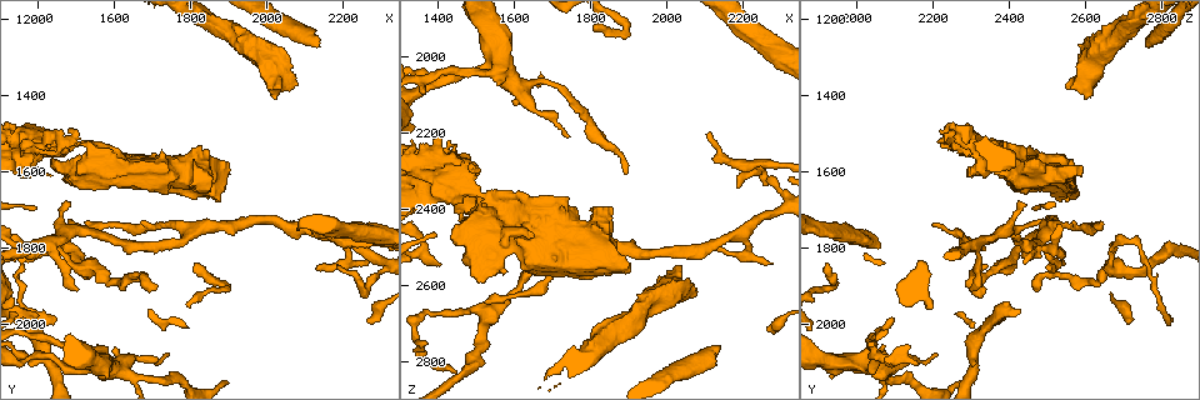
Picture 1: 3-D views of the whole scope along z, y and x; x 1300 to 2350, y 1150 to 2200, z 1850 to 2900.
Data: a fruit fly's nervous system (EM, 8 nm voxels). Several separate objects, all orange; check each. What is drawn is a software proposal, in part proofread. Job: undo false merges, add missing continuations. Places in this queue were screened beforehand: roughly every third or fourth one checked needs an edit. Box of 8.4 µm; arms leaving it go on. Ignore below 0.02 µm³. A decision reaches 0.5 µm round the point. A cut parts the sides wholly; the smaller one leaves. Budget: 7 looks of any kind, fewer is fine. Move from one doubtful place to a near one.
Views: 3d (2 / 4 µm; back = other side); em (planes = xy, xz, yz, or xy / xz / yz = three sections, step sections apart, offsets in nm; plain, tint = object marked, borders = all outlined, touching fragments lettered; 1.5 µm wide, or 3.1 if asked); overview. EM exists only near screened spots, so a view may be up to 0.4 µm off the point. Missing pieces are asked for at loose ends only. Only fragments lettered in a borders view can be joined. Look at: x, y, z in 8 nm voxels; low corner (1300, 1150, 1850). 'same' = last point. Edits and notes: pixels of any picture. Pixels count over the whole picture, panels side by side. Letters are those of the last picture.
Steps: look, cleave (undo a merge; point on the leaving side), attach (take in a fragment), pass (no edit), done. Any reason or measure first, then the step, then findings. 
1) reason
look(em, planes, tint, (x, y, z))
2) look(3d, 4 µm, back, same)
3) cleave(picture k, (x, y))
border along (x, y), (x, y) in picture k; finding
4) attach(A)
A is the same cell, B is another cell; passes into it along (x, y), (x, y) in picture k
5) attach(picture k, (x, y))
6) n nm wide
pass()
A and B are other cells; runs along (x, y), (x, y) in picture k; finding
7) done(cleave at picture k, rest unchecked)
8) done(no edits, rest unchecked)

thin end
look(3d, 4 µm, (2185, 1845, 2340))

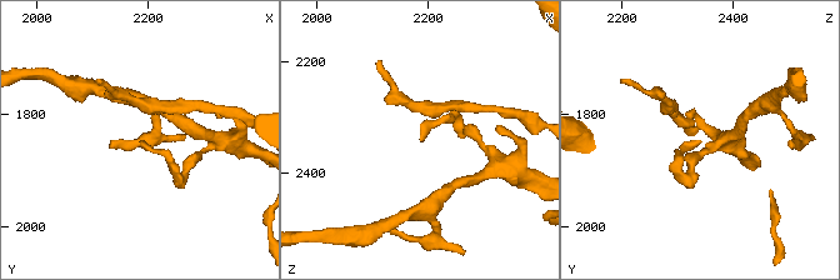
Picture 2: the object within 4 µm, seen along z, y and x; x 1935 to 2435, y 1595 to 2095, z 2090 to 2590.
shape alone is not enough
look(em, planes, borders, (2190, 1850, 2340))

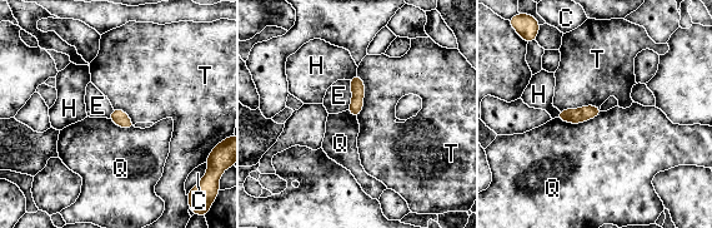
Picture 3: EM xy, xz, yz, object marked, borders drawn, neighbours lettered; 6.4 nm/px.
pass()
C, E, H, Q and T are other cells; border along (357, 73), (365, 88), (357, 118) in picture 3; none of them fits

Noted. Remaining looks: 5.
thin end
look(3d, 2 µm, (1705, 1905, 2470))

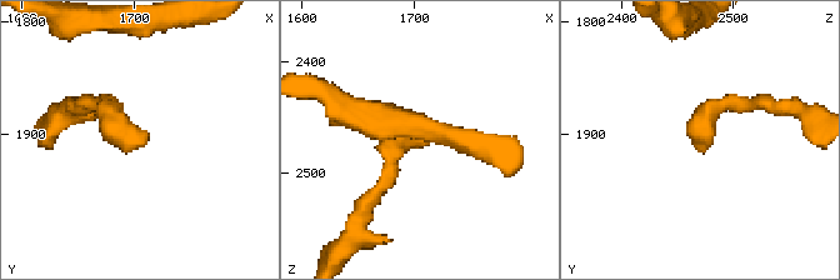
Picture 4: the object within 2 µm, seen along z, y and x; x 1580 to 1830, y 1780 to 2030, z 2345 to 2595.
now the EM
look(em, planes, tint, (1708, 1904, 2464))

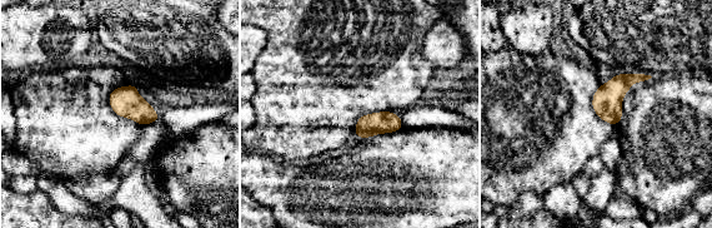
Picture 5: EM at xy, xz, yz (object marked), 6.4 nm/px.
look(em, planes, borders, same)

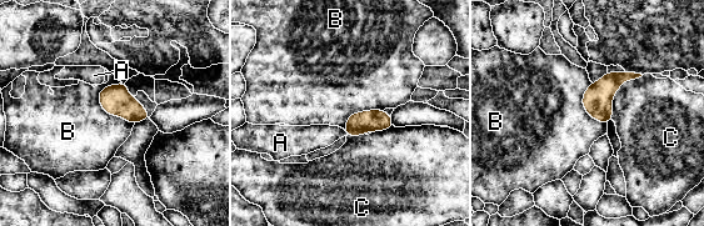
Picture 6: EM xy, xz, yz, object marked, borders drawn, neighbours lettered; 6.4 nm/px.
pass()
A, B and C are other cells; border along (105, 85), (100, 106), (134, 124) in picture 6; no lettered fragment goes on from it

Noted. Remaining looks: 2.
free end
look(3d, 4 µm, (1435, 1620, 2290))

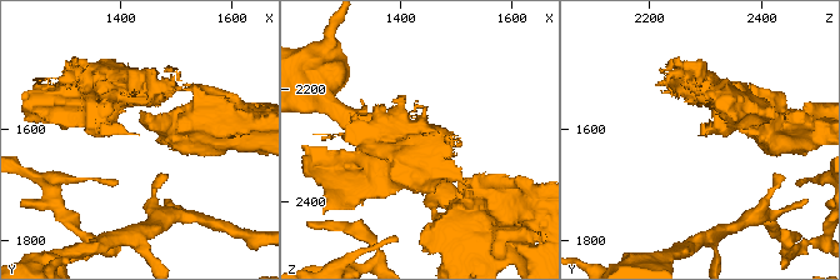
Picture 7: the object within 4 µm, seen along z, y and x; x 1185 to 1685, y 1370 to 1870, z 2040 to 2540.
look(em, planes, borders, (1435, 1615, 2295))

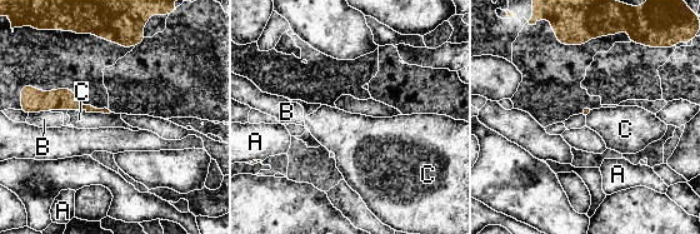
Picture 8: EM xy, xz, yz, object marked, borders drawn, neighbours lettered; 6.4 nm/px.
pass()
A, B and C are other cells; border along (79, 109), (110, 113) in picture 8; none of them fits

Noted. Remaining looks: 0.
done(no edits, rest unchecked)

